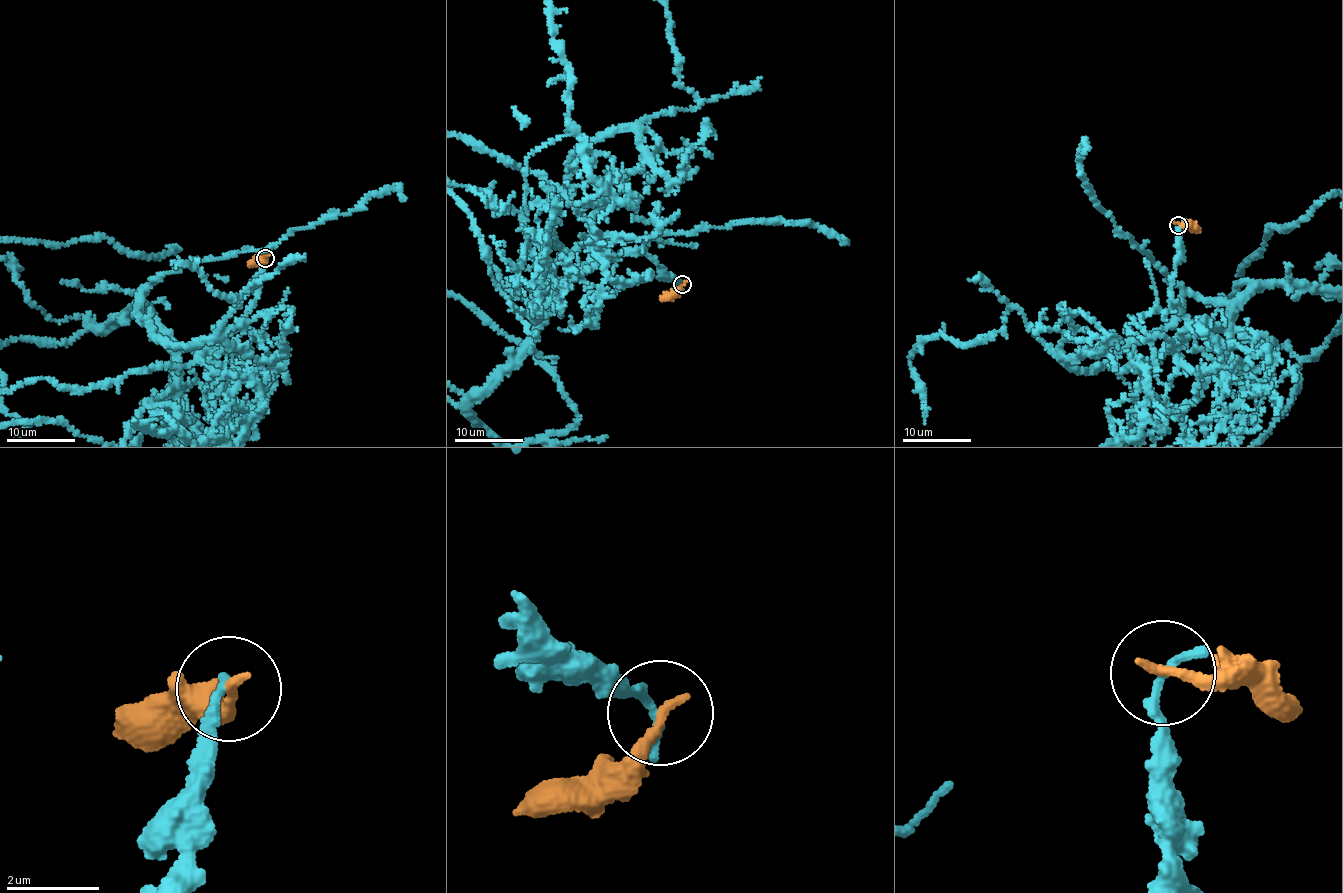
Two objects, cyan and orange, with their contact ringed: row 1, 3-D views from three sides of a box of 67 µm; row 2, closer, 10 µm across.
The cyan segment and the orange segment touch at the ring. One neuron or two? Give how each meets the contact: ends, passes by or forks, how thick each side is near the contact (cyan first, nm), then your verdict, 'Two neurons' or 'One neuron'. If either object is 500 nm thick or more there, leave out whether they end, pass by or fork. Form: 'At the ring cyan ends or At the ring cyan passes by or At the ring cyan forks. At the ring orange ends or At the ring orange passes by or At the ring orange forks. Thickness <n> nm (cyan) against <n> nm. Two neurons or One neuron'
At the ring cyan ends. At the ring orange ends. Thickness 240 nm (cyan) against 240 nm. Two neurons

